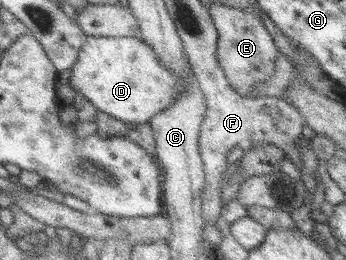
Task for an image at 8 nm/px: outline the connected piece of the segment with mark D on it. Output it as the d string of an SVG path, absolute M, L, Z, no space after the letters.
M138 35L118 38L87 36L69 70L70 84L76 95L103 114L133 126L148 122L183 90L181 82L160 64L154 51Z

